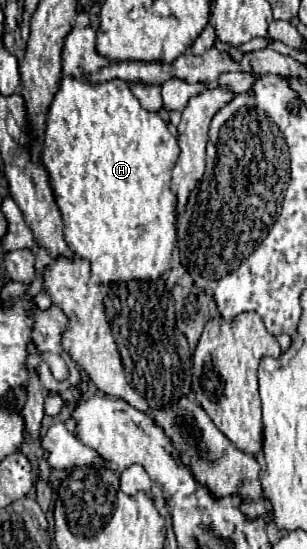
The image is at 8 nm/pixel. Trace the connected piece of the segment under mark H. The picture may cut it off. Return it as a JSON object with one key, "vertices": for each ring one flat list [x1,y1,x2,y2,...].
{"vertices":[[62,78,60,88,54,96,54,102,48,110,48,120,46,120,46,134,44,134,44,148,42,148,42,162,50,174,56,204,62,212,64,220,64,238,68,242,68,248,80,256,90,260,92,264,92,276,90,280,96,284,106,284,106,282,130,282,130,280,142,280,142,282,154,282,162,278,170,270,170,260,172,260,172,248,176,244,176,196,170,190,170,178,172,178,172,168,180,156,180,146,176,136,170,134,166,122,156,114,140,106,140,102,134,98,130,92,128,82,124,80,110,80,104,84,88,84,84,80,76,78]]}

